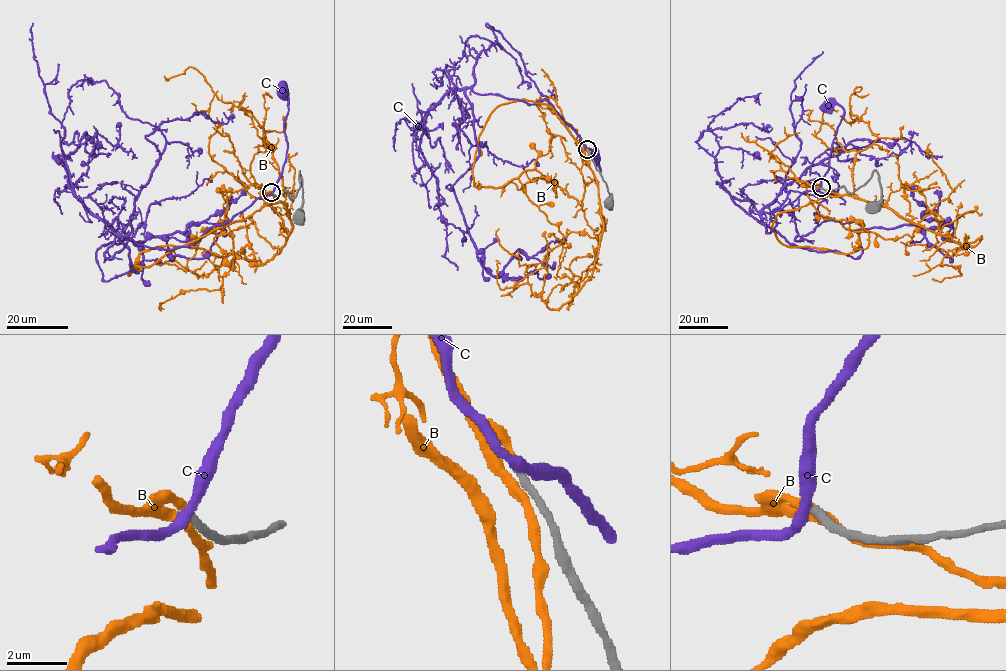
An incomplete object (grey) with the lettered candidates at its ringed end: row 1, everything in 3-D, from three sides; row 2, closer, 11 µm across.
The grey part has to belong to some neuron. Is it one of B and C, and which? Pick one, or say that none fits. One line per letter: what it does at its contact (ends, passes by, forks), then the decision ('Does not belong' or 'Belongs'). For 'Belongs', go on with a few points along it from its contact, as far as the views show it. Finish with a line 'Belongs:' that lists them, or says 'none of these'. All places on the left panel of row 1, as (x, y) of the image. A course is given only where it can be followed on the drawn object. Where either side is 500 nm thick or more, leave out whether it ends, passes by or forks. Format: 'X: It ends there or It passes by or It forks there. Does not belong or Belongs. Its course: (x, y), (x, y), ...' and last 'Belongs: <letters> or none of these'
B: It passes by. Belongs. Its course: (272, 193), (275, 202), (245, 219), (128, 275), (156, 247), (241, 250), (224, 277)
C: It passes by. Does not belong
Belongs: B

